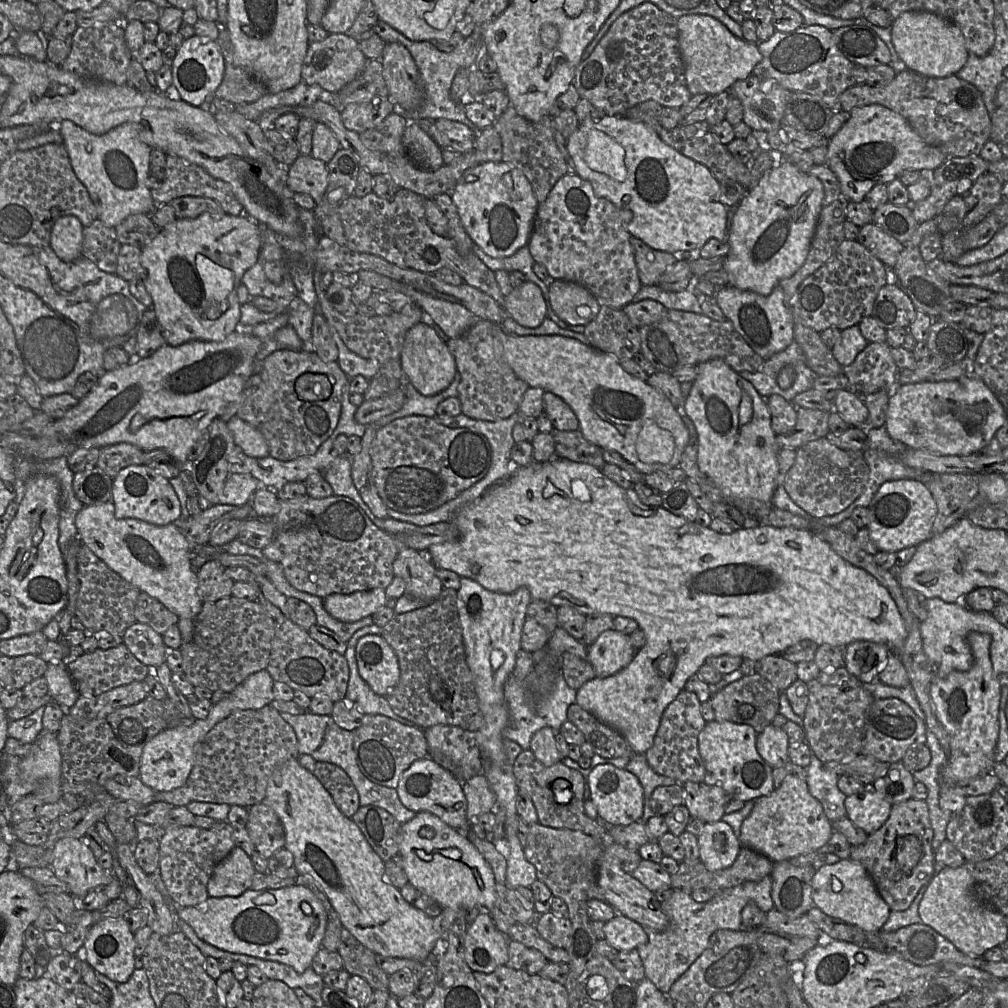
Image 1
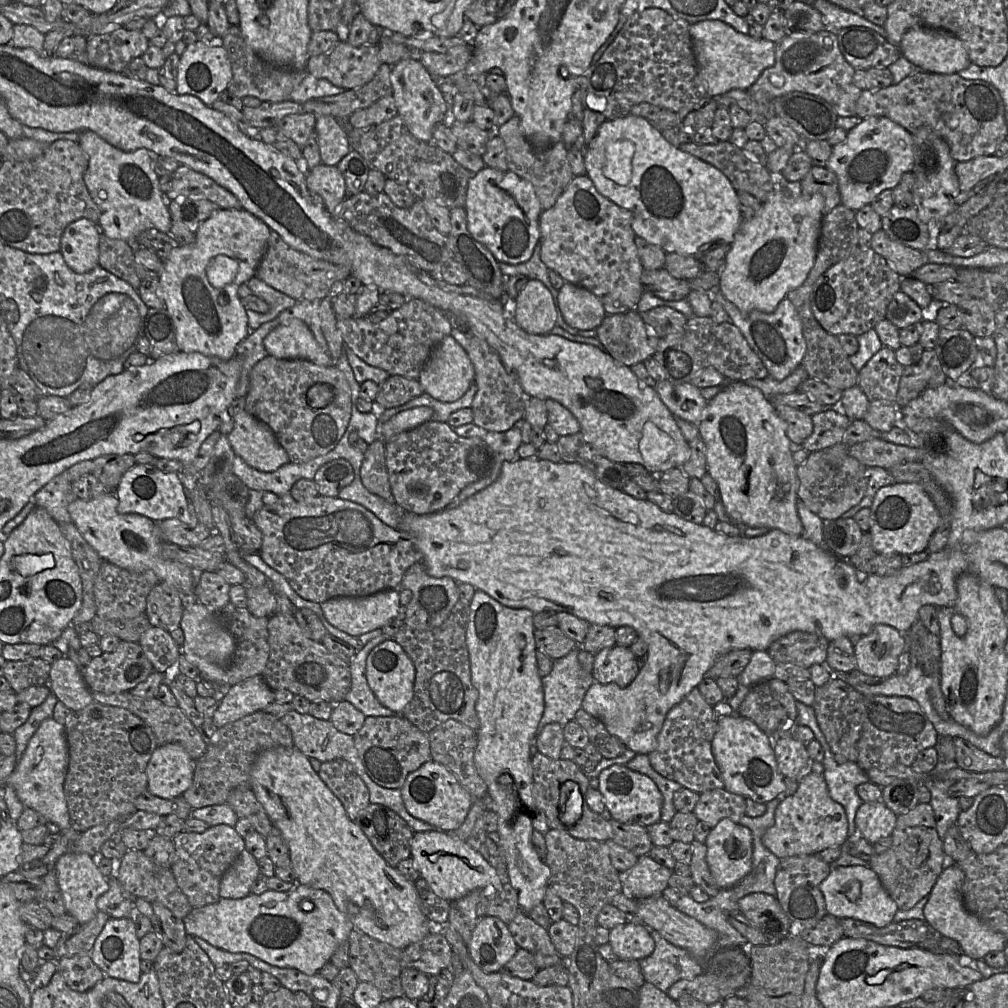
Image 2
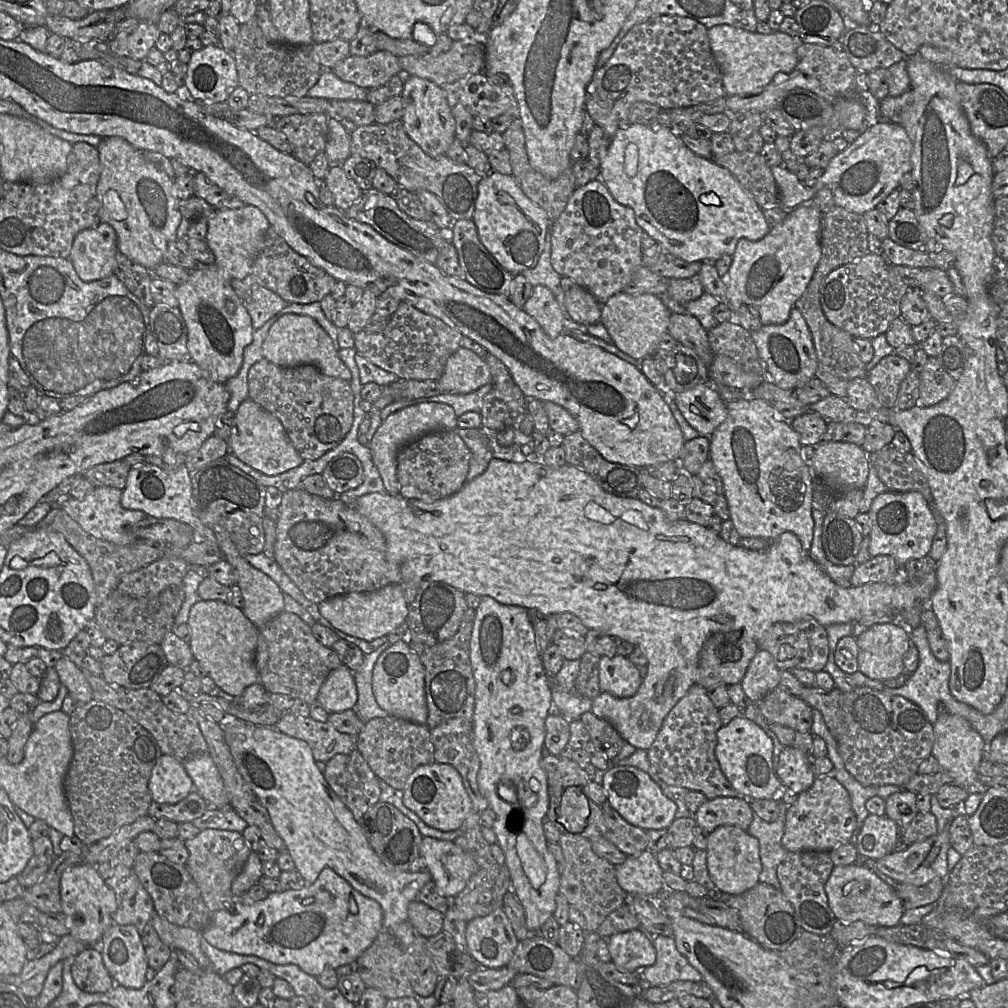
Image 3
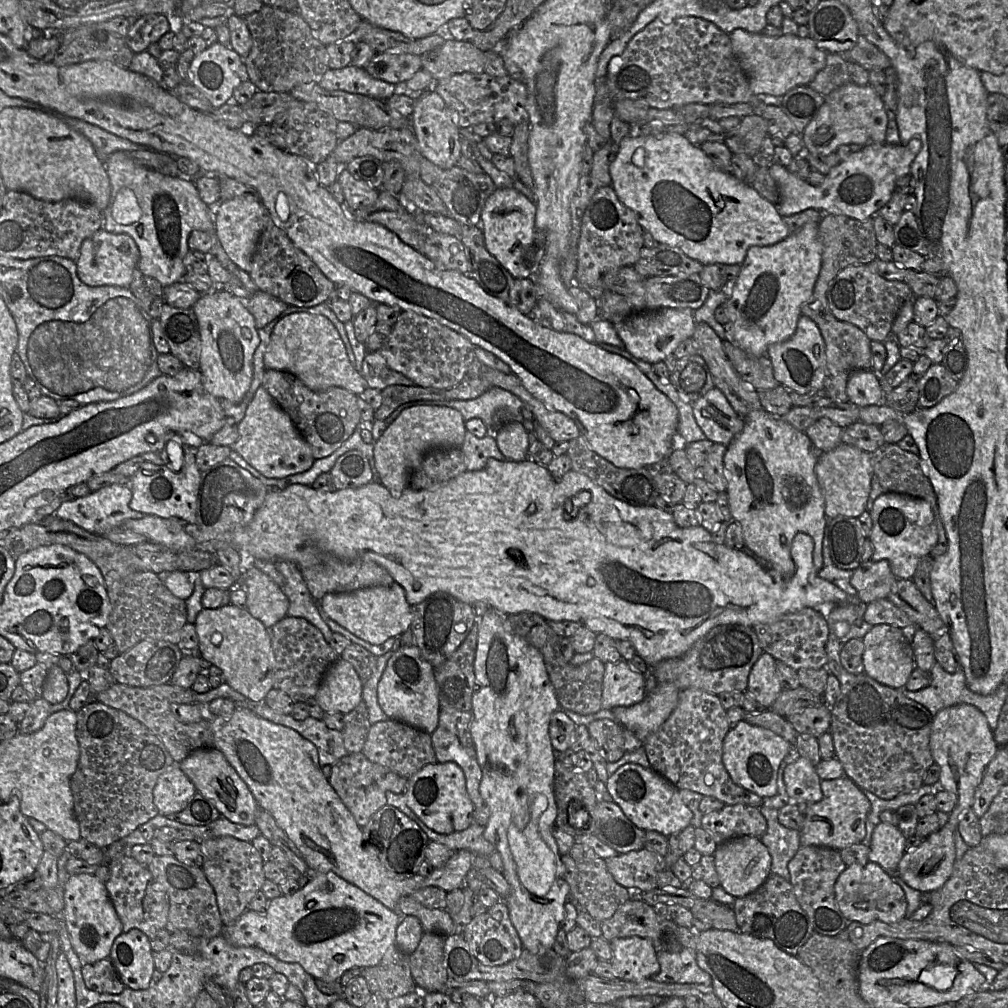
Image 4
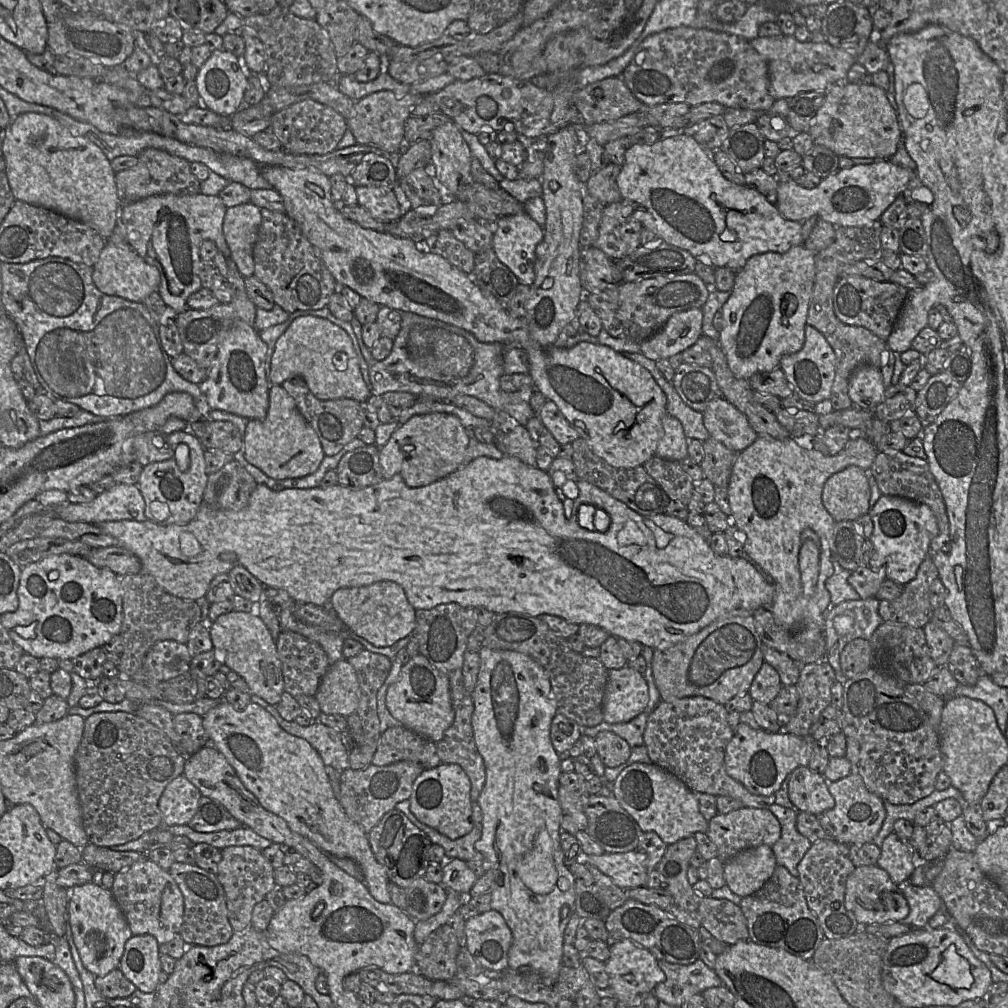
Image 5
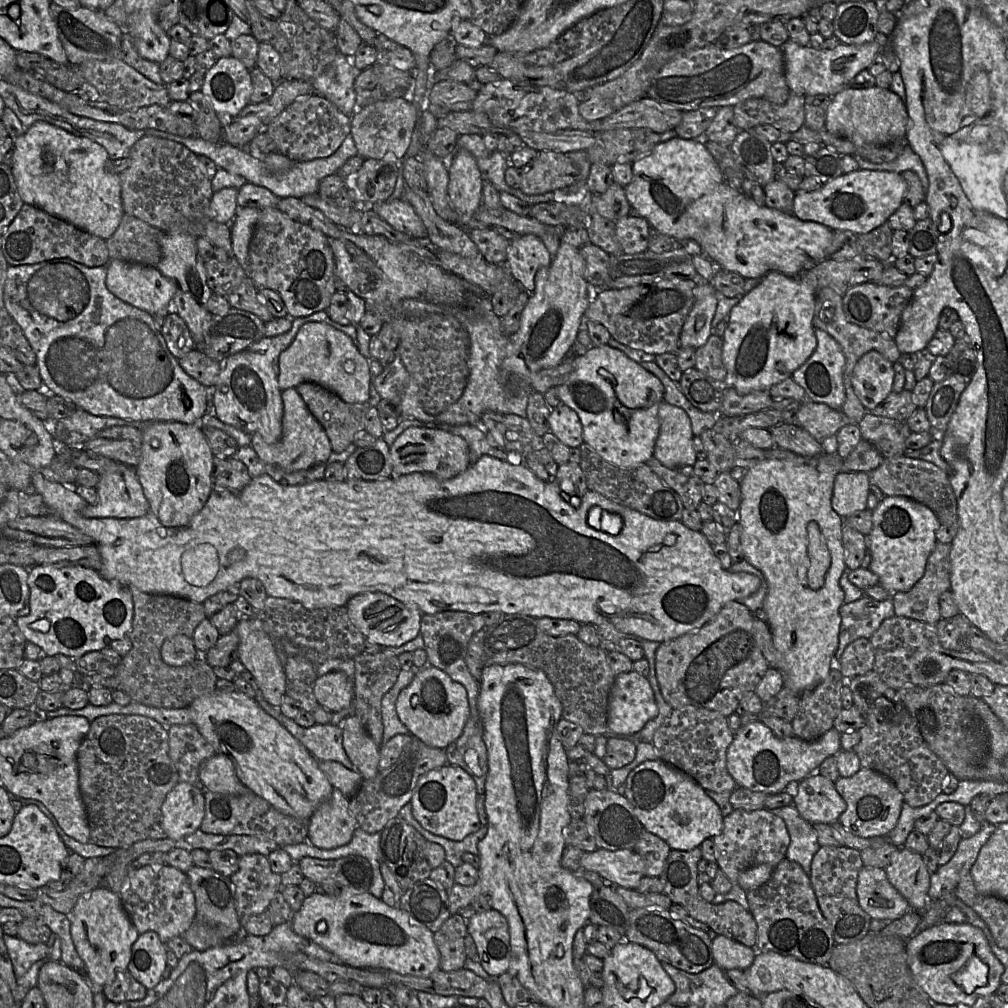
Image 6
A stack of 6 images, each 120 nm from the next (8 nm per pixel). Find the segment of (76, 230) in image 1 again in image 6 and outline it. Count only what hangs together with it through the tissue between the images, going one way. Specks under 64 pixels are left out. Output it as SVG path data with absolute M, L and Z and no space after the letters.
M110 260L106 270L106 286L113 295L151 315L166 316L169 313L175 286L156 268L122 260Z

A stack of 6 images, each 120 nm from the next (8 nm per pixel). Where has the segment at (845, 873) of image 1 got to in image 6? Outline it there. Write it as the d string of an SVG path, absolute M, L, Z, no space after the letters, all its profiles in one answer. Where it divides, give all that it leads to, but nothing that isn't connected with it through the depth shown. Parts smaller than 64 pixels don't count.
M862 867L857 880L860 907L875 920L897 920L910 910L908 901L891 885L885 869Z

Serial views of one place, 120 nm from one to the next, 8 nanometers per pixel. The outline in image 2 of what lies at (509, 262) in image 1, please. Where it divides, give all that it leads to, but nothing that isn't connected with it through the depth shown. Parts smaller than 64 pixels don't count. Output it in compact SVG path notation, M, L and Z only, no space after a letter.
M538 242L534 248L531 258L521 264L510 265L506 263L499 263L502 273L506 277L511 277L515 275L524 275L529 280L539 280L541 281L551 292L554 305L558 306L558 290L555 289L549 279L549 269L542 262L540 258L541 244Z

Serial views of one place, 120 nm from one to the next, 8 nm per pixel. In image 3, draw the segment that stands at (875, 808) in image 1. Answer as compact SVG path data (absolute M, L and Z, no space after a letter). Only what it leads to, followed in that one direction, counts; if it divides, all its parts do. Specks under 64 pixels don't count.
M870 813L857 838L859 856L878 860L892 853L900 836L900 829L897 823L886 815Z

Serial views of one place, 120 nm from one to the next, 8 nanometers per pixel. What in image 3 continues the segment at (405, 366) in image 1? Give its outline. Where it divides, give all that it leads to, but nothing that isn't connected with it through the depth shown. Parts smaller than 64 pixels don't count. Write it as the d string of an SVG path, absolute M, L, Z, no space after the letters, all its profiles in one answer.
M460 347L446 362L441 377L436 381L443 394L461 395L491 384L487 363L477 354Z

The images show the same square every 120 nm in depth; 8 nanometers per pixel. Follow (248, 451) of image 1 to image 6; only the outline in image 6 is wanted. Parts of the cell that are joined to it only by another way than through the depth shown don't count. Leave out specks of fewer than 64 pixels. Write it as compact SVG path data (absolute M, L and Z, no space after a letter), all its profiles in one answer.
M295 388L281 391L283 402L282 435L276 443L266 443L260 434L251 435L250 446L265 463L275 465L286 473L308 470L326 462L331 455L330 440L316 418L308 410L305 402Z

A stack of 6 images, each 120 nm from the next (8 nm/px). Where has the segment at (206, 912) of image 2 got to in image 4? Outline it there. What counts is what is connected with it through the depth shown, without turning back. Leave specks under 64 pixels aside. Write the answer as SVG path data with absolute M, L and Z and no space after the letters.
M316 872L312 873L309 882L294 894L282 894L281 896L270 900L264 911L256 912L247 909L233 924L225 926L221 935L234 947L260 948L283 962L298 963L314 979L321 979L325 982L337 982L347 970L353 967L365 968L380 964L386 952L390 948L396 947L396 929L400 923L401 917L402 916L397 911L387 908L378 900L366 894L357 886L339 877L334 872Z

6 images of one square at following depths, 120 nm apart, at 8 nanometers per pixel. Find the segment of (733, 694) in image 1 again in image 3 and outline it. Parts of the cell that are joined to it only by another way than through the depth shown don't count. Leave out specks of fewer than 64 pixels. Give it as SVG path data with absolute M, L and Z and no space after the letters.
M780 686L756 704L768 724L780 724L797 732L811 732L813 708L800 697L785 692Z

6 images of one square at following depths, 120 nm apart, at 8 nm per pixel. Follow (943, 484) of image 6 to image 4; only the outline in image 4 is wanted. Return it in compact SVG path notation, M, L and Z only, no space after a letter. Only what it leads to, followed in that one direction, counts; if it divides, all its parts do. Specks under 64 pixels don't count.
M885 444L870 453L870 457L874 474L878 477L881 486L885 488L887 492L921 498L930 504L938 528L938 543L931 550L930 555L932 557L937 557L944 554L948 549L947 534L940 516L936 493L929 478L924 472L924 466L918 454L903 450L897 444Z

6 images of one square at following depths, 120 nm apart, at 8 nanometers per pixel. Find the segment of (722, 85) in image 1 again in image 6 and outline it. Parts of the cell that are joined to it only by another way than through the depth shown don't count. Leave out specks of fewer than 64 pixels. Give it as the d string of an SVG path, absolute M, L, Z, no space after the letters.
M790 39L780 47L784 56L785 78L790 92L802 95L835 95L852 85L853 78L862 70L867 70L875 58L882 53L877 42L854 46L840 44L833 49L815 49L800 46Z

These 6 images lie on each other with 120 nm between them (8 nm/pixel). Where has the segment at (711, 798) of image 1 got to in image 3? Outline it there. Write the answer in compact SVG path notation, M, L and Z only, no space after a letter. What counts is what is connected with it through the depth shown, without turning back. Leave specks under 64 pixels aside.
M744 797L708 799L695 813L696 822L709 832L724 825L737 826L747 831L754 815L750 801Z

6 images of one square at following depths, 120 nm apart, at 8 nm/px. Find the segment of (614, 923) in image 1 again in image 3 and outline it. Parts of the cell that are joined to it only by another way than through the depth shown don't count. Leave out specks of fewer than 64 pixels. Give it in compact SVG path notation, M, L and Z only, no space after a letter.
M642 929L630 930L627 932L617 933L610 936L608 939L608 949L614 965L623 972L639 972L641 977L641 970L645 967L652 966L656 962L656 949L653 945L650 935Z

